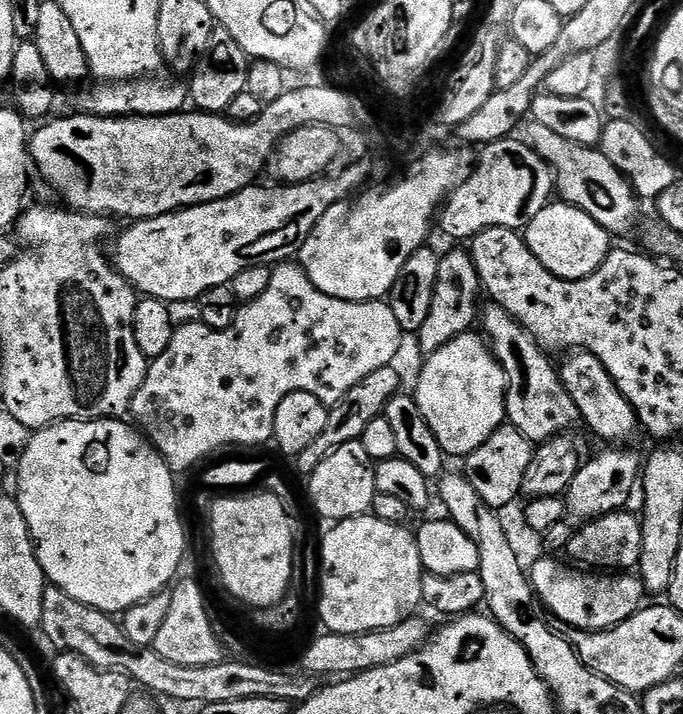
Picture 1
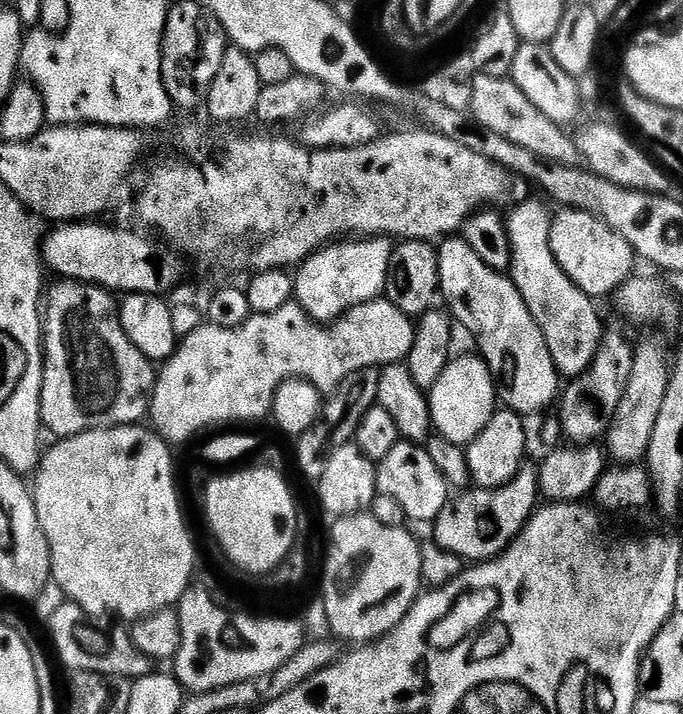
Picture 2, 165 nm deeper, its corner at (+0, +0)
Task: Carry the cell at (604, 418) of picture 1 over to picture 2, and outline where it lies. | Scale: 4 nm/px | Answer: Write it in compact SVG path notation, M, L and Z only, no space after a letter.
M535 198L521 200L506 216L508 245L512 251L510 278L516 283L534 322L538 322L538 330L542 330L542 338L546 338L557 372L561 377L575 378L594 362L606 328L600 325L600 316L592 305L595 304L593 297L587 296L565 274L562 266L558 266L558 258L554 258L550 246L553 213L548 212L549 205L544 204L539 204Z

